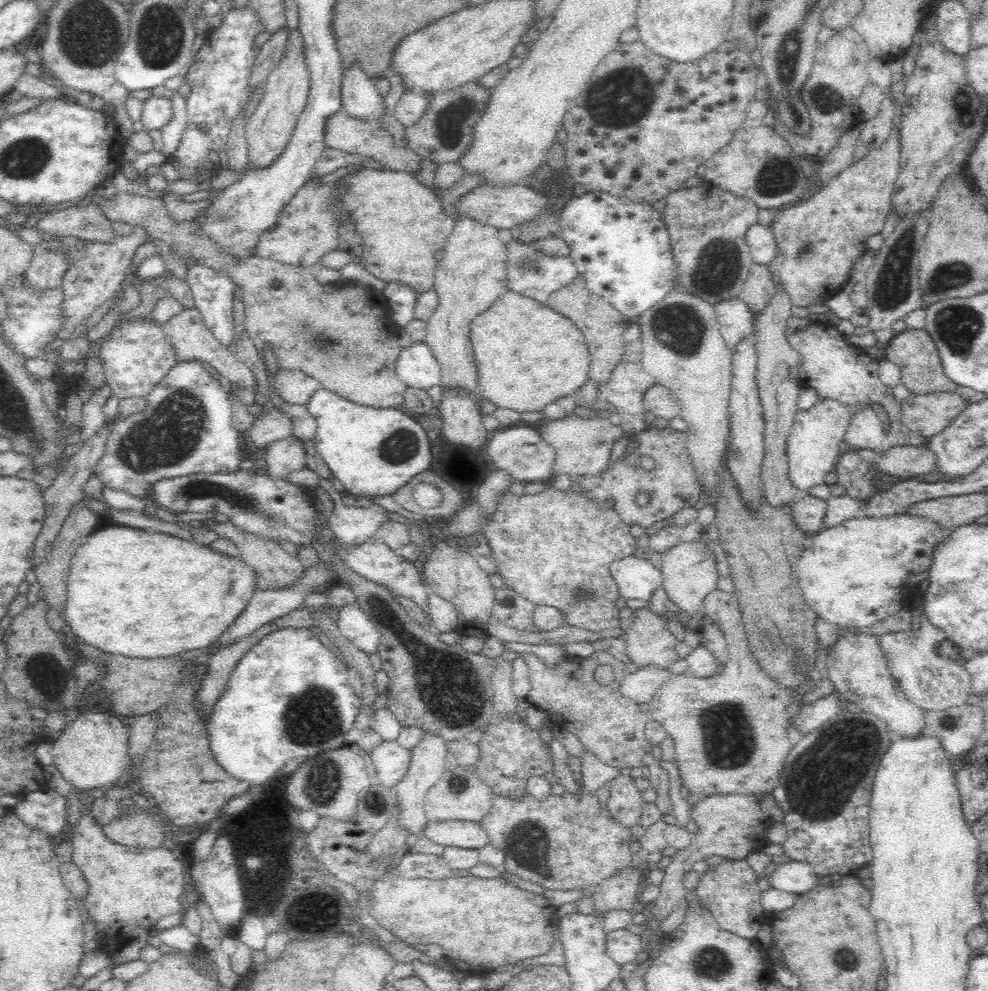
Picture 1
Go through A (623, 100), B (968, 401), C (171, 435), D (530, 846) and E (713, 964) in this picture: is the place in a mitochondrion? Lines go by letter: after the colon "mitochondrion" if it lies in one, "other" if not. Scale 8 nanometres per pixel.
A: mitochondrion
B: other
C: mitochondrion
D: mitochondrion
E: mitochondrion

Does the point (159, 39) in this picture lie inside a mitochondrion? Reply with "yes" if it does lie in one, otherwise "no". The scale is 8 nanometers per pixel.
yes

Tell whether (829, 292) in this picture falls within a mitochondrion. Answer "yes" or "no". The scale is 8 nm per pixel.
no

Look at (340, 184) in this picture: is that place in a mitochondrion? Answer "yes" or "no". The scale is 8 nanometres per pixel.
no

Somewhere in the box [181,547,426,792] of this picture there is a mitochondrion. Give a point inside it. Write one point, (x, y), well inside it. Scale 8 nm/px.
(312, 720)

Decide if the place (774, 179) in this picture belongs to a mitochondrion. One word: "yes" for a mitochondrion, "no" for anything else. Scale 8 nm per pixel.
yes

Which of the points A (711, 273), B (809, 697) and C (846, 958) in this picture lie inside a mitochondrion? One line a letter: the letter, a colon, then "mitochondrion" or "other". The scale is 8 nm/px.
A: mitochondrion
B: other
C: mitochondrion

